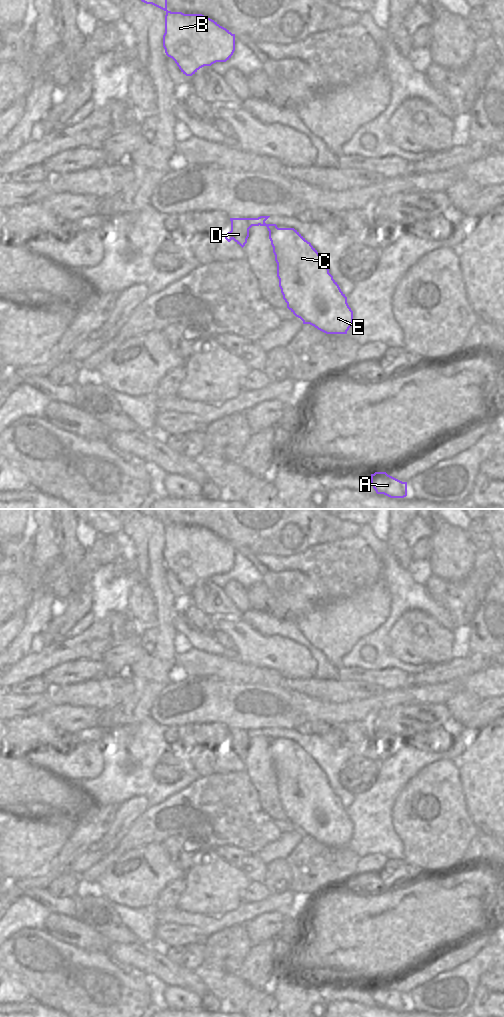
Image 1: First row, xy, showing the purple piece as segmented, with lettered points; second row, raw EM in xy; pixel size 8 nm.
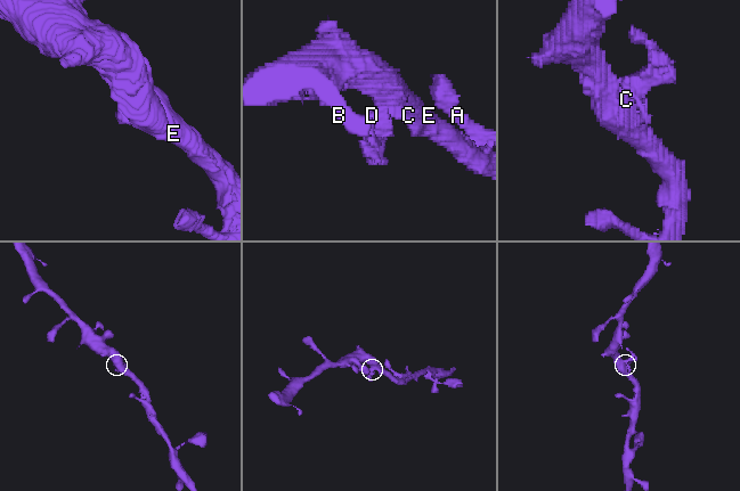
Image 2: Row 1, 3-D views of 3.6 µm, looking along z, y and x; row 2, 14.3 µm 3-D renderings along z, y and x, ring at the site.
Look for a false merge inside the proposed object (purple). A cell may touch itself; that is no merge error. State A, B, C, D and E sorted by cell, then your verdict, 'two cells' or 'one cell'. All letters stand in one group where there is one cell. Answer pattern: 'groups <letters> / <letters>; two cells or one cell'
groups A B C E / D; two cells

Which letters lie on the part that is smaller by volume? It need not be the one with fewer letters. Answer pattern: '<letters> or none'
D

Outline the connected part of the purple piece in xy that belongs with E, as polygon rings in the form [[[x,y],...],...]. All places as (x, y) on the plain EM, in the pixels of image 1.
[[[265,734],[260,738],[266,738],[269,743],[269,751],[277,775],[279,799],[287,820],[300,830],[303,836],[310,836],[326,846],[347,846],[353,835],[353,823],[347,815],[347,809],[329,785],[325,773],[317,762],[294,740],[278,740],[276,736],[266,736]]]

